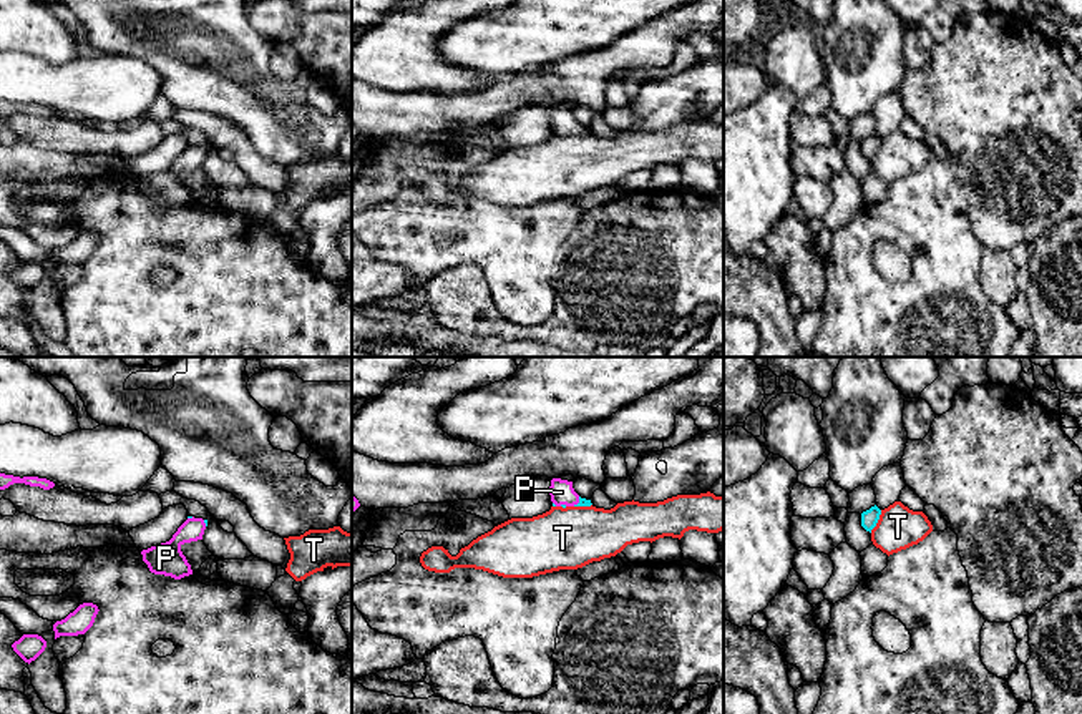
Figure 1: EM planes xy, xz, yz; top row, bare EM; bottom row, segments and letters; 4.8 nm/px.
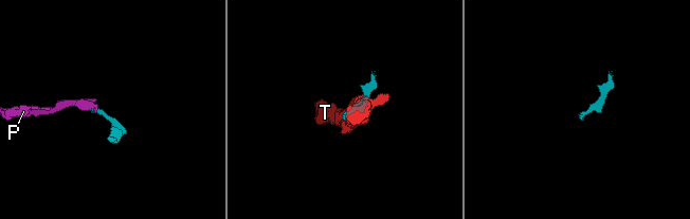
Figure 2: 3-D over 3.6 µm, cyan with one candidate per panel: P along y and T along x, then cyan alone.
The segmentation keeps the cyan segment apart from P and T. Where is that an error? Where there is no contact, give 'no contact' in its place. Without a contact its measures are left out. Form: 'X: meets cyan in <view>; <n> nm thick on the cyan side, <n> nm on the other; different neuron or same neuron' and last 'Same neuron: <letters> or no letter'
P: meets cyan in xz; 50 nm thick on the cyan side, 120 nm on the other; same neuron
T: meets cyan in yz; 80 nm thick on the cyan side, 200 nm on the other; different neuron
Same neuron: P

